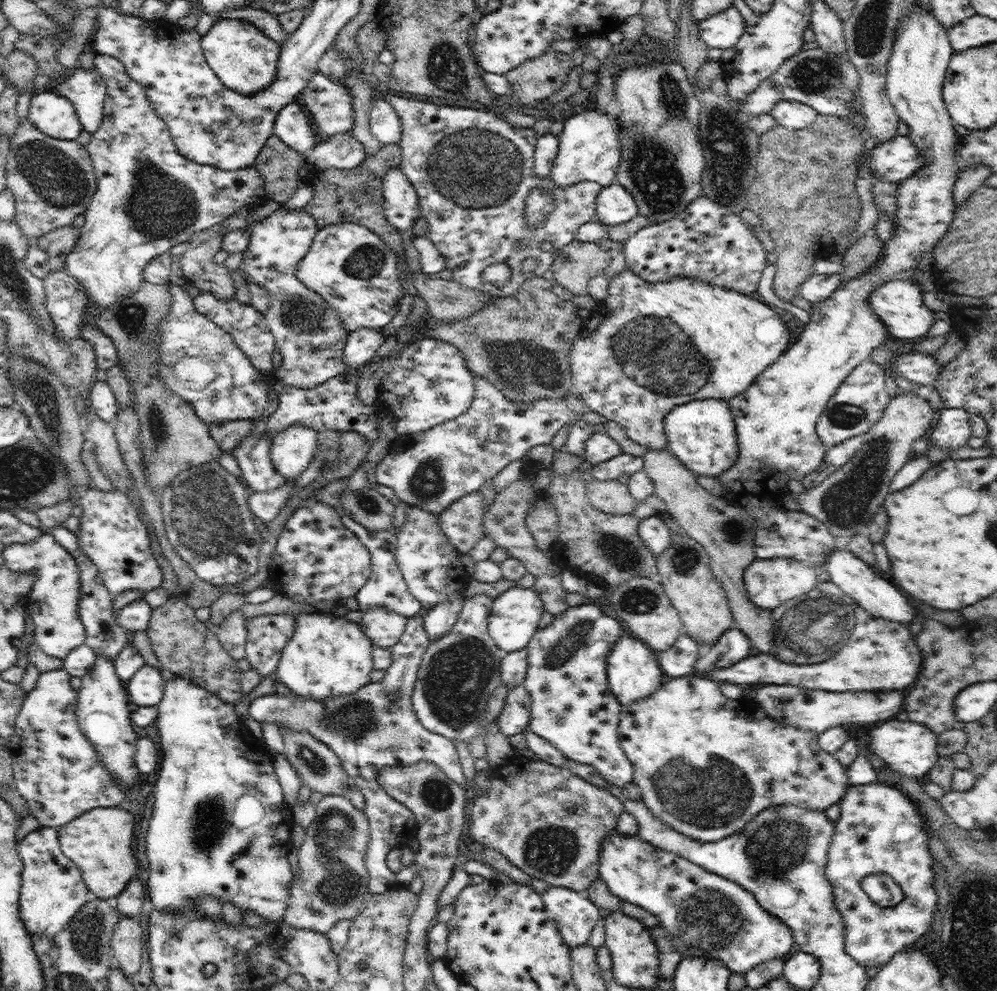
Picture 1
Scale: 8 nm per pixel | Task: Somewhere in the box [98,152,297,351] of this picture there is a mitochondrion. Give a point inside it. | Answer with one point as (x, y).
(158, 205)

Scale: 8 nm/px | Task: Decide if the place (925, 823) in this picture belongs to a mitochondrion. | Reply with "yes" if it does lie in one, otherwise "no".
no

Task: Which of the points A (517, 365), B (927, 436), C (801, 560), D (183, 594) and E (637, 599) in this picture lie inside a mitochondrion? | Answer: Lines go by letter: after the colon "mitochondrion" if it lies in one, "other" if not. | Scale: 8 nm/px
A: mitochondrion
B: other
C: other
D: other
E: mitochondrion

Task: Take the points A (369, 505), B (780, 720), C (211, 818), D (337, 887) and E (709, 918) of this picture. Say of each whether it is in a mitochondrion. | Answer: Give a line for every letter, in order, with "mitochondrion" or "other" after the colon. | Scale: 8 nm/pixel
A: mitochondrion
B: other
C: mitochondrion
D: mitochondrion
E: mitochondrion

